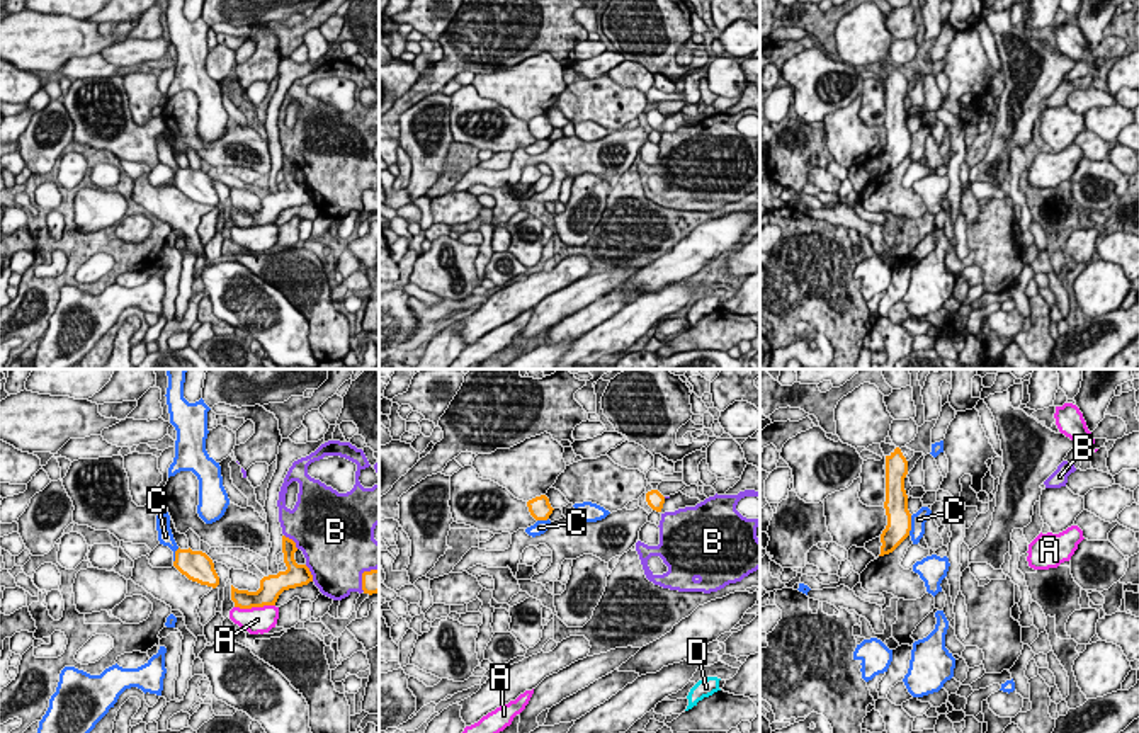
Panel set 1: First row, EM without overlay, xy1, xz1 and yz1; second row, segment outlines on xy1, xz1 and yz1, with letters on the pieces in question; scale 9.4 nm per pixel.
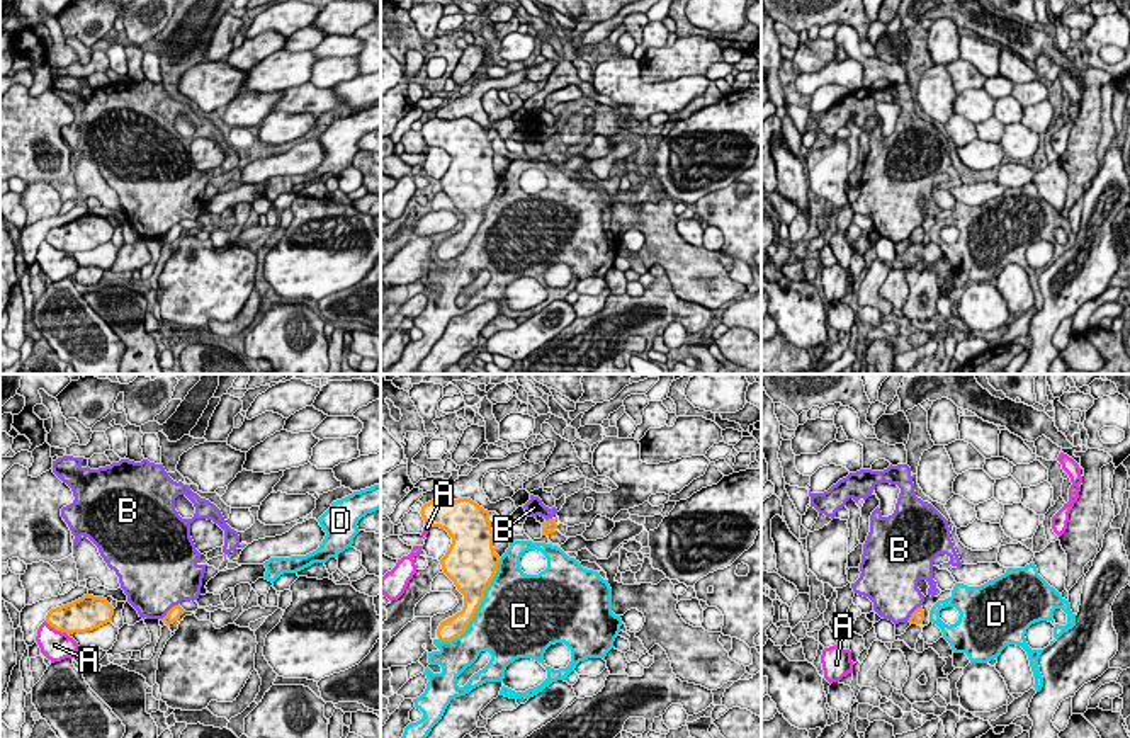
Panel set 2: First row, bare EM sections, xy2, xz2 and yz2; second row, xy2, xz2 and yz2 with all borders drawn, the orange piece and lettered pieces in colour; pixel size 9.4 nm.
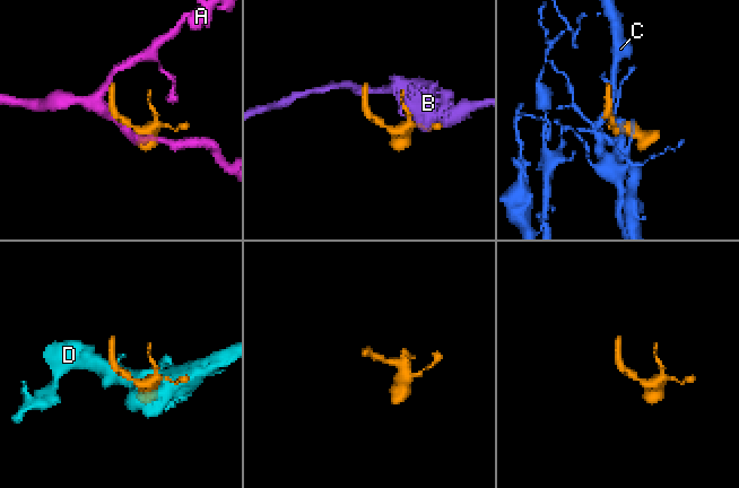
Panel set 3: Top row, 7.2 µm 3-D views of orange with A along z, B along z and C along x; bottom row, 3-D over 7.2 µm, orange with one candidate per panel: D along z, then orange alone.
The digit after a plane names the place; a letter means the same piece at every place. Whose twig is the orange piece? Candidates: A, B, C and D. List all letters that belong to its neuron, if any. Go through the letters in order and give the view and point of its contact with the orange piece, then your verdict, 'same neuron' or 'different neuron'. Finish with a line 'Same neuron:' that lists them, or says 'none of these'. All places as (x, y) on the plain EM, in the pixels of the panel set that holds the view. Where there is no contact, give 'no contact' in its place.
A: meets orange in xy1 at (254, 225); different neuron
B: meets orange in xy2 at (169, 230); different neuron
C: meets orange in yz1 at (910, 145); different neuron
D: meets orange in xz2 at (478, 225); different neuron
Same neuron: none of these

